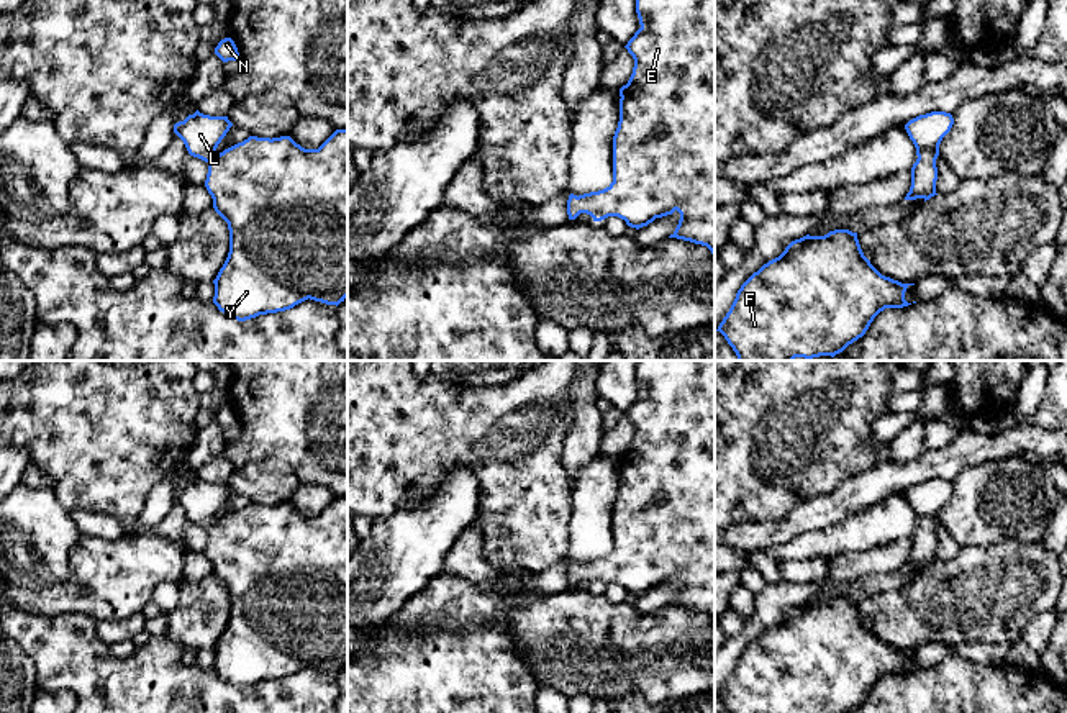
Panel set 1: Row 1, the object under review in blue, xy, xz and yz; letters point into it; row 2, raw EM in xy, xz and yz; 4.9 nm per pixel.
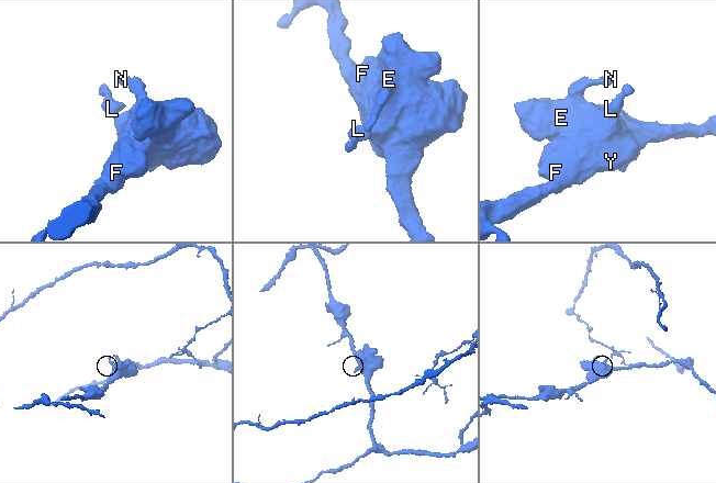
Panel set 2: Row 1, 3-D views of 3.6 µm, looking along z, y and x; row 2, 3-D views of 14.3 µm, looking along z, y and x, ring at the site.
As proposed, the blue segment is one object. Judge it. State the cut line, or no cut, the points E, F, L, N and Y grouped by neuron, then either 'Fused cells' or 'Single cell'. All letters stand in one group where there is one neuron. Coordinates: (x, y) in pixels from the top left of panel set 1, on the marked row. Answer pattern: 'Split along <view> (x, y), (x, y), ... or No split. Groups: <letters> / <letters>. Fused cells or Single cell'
No split. Groups: E F L N Y. Single cell

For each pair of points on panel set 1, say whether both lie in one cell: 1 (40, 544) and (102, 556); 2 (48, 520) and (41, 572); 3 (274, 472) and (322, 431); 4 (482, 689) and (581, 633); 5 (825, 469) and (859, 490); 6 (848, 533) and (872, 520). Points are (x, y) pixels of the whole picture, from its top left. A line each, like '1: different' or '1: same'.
1: different
2: same
3: different
4: different
5: different
6: same

